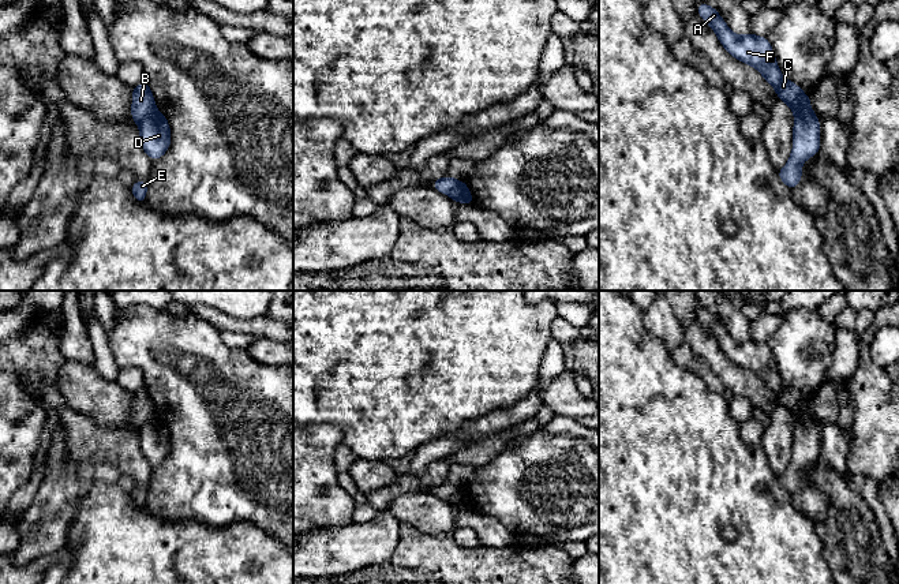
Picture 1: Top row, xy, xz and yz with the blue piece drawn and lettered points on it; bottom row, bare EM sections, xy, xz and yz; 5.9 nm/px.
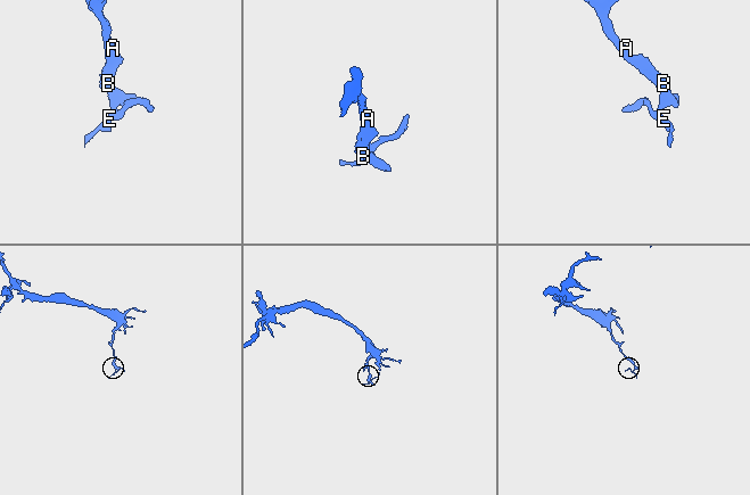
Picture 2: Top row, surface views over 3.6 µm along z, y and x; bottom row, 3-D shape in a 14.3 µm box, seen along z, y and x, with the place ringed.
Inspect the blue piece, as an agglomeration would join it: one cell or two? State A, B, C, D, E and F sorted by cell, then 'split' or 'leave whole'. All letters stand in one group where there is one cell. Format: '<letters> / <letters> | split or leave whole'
A B C D E F | leave whole

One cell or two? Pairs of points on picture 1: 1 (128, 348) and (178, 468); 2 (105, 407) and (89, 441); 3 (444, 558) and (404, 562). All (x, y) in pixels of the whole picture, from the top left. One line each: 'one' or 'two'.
1: one
2: two
3: one

